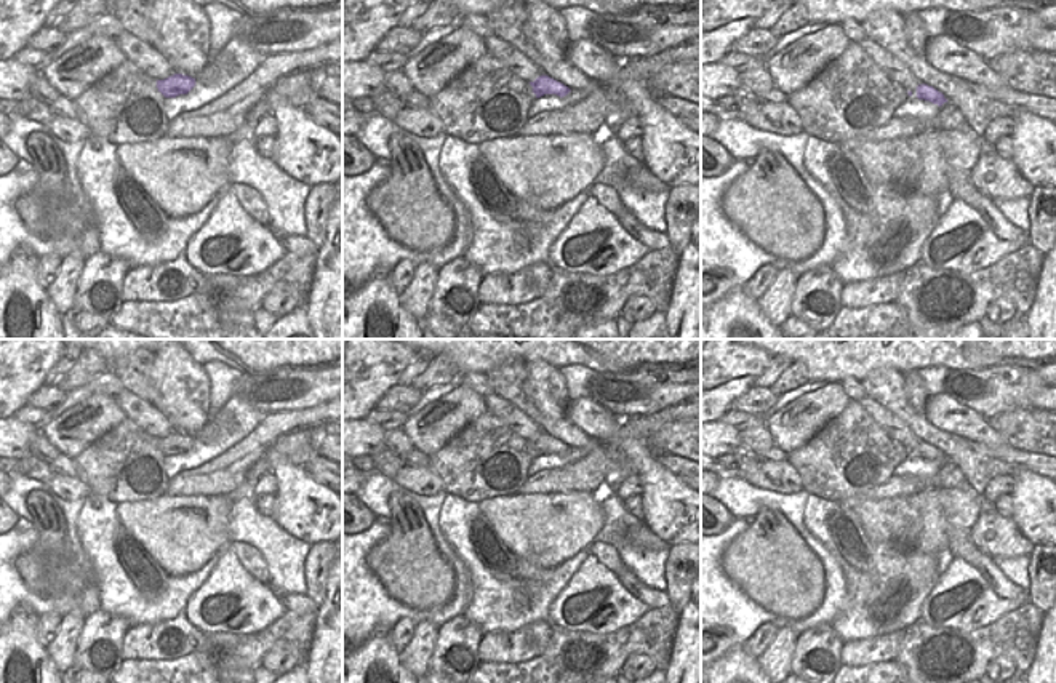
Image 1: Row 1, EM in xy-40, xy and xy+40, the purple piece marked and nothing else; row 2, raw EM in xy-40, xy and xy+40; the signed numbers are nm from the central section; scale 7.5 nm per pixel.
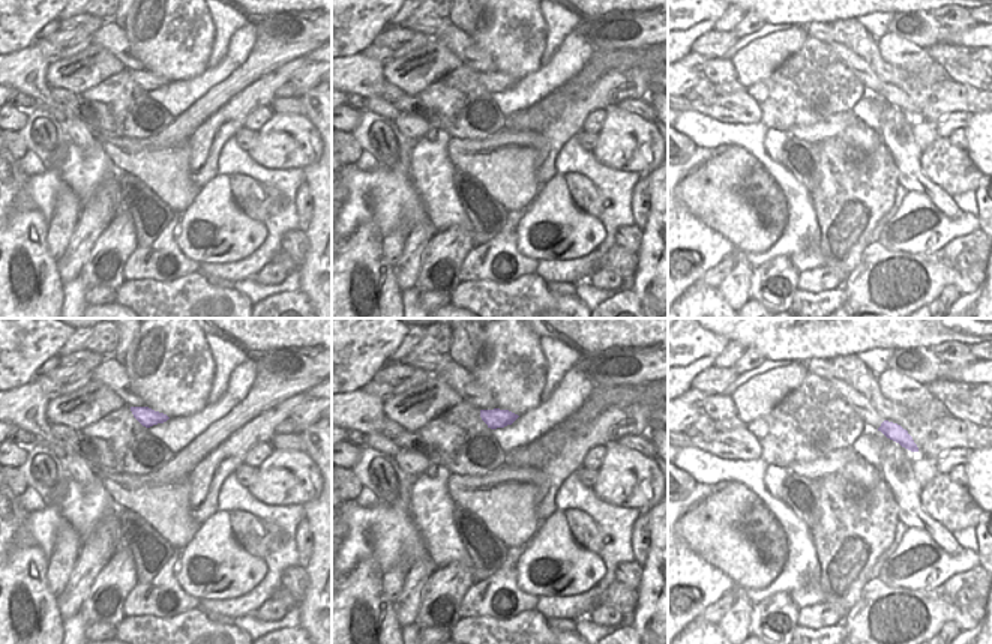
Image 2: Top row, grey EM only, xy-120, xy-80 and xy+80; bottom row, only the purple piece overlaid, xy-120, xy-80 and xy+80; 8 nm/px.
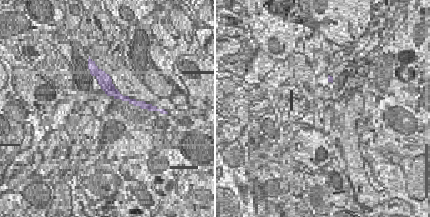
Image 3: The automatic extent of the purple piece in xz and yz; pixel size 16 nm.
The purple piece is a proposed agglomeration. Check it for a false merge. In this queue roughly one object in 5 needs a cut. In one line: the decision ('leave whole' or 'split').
leave whole

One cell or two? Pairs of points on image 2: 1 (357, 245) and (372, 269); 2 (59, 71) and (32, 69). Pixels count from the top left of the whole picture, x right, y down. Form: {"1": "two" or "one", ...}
{"1": "one", "2": "two"}

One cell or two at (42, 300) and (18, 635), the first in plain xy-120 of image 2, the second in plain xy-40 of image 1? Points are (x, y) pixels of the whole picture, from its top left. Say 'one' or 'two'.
one

